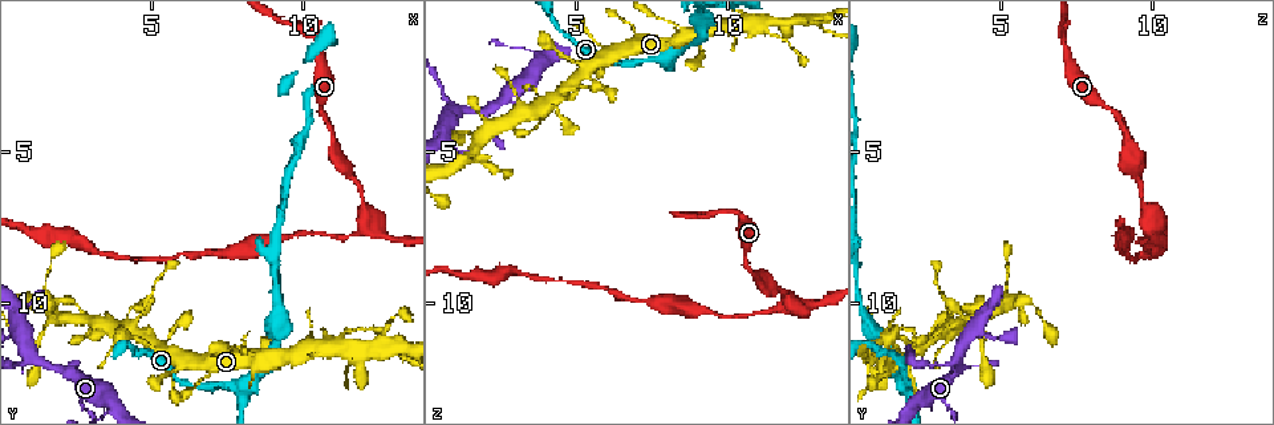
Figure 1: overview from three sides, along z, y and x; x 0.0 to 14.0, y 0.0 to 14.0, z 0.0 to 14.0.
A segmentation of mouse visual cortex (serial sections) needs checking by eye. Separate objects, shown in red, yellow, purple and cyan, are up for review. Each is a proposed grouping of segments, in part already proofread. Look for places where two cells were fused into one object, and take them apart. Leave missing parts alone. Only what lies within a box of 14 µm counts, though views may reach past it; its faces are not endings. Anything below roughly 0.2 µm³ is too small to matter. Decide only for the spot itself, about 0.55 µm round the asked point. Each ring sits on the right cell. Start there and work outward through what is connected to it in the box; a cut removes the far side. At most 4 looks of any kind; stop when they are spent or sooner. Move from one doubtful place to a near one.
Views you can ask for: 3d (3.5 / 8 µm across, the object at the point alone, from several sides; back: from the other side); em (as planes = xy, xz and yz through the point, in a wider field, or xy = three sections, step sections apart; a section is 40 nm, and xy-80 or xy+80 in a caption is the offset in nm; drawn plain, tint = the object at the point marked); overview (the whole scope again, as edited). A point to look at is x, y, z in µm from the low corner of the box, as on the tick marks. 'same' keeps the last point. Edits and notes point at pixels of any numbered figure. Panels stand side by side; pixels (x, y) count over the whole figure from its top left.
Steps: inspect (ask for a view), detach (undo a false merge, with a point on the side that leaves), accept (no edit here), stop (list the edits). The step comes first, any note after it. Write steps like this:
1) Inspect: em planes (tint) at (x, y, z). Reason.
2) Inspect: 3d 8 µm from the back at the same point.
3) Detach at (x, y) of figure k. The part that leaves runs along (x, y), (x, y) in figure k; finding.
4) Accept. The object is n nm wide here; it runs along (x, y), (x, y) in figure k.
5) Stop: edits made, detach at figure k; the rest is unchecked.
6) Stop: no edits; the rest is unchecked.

Inspect: 3d 3.5 µm at (1.2, 11.8, 3.6). Branch point.

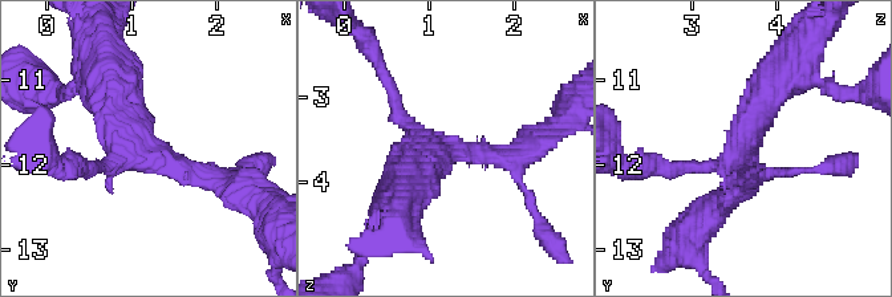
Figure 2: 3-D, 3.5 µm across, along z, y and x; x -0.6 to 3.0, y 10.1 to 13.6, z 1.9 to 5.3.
Accept. It runs along (223, 183), (150, 155), (109, 77) in figure 2; continuous, no second cell.

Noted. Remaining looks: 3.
Inspect: 3d 3.5 µm at (12.0, 6.9, 9.9). Three-way junction.

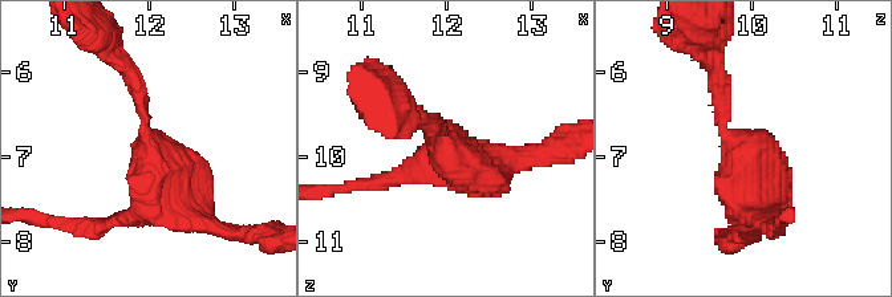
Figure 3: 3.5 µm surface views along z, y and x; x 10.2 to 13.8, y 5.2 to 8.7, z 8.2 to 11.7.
Inspect: em planes (tint) at (11.95, 6.85, 9.85). Now the EM.

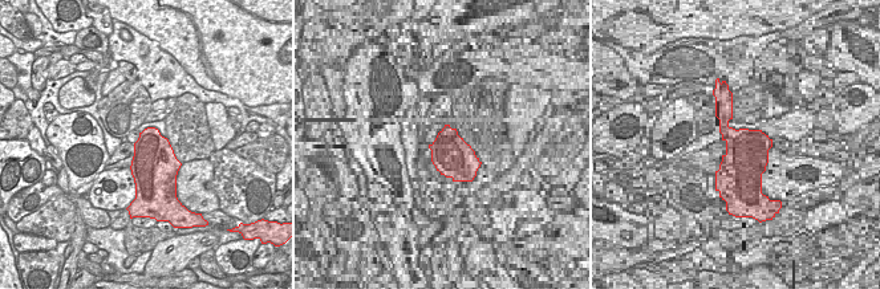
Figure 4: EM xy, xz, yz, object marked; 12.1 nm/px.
Accept. It runs along (720, 86), (746, 200), (770, 224) in figure 3; one cell here.

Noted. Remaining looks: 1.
Stop: no edits; the rest is unchecked.

